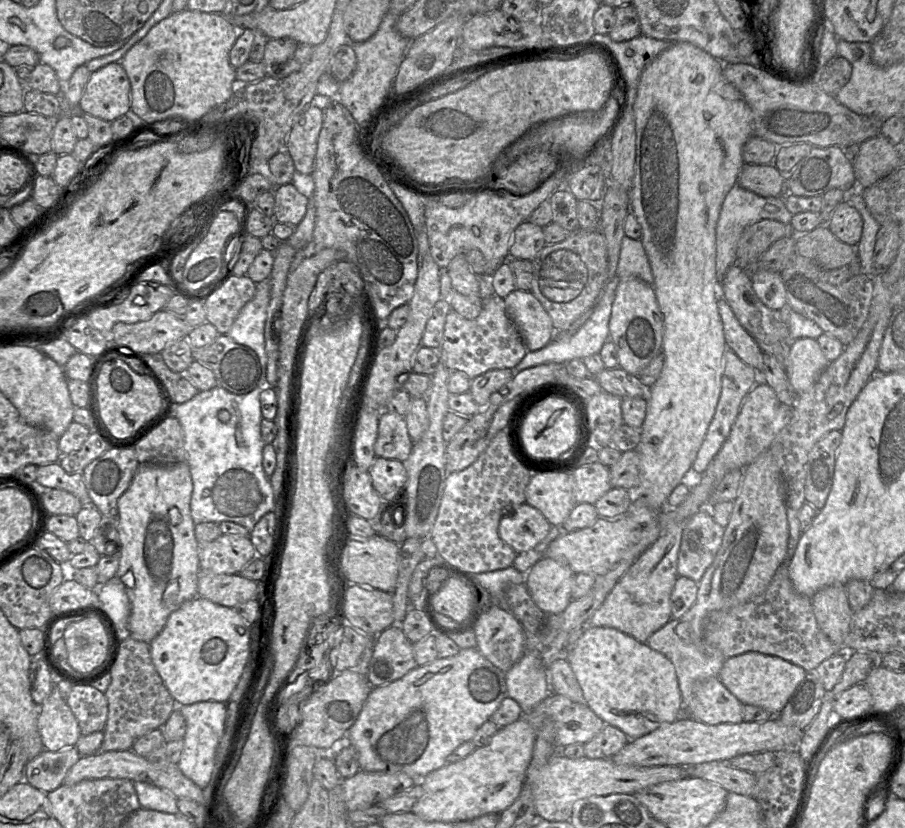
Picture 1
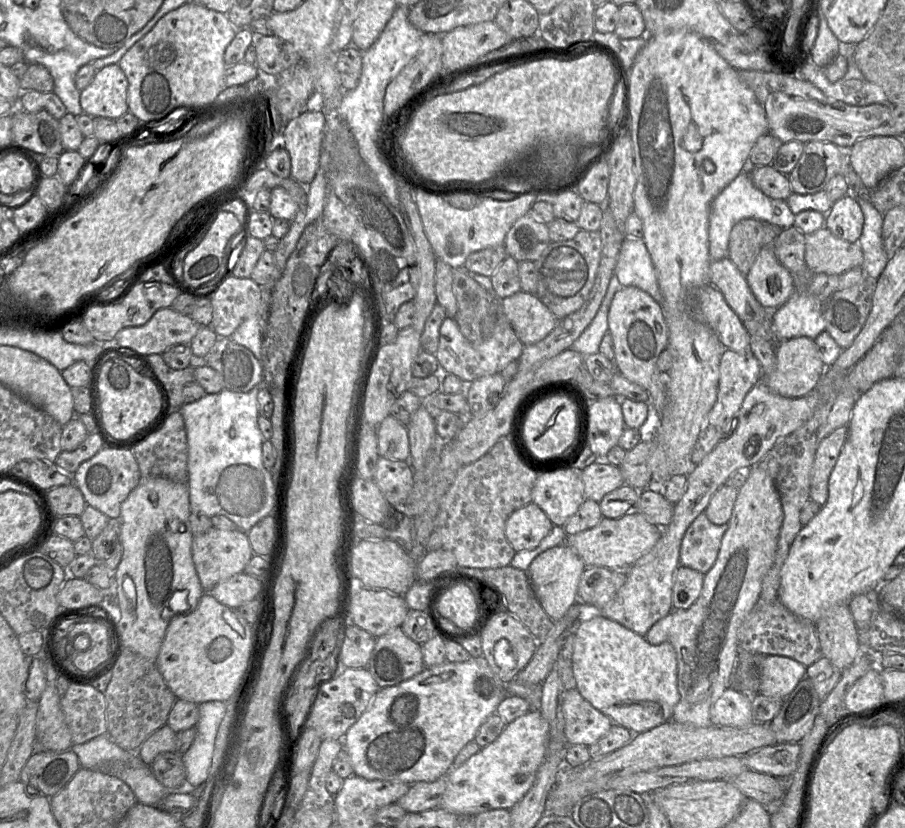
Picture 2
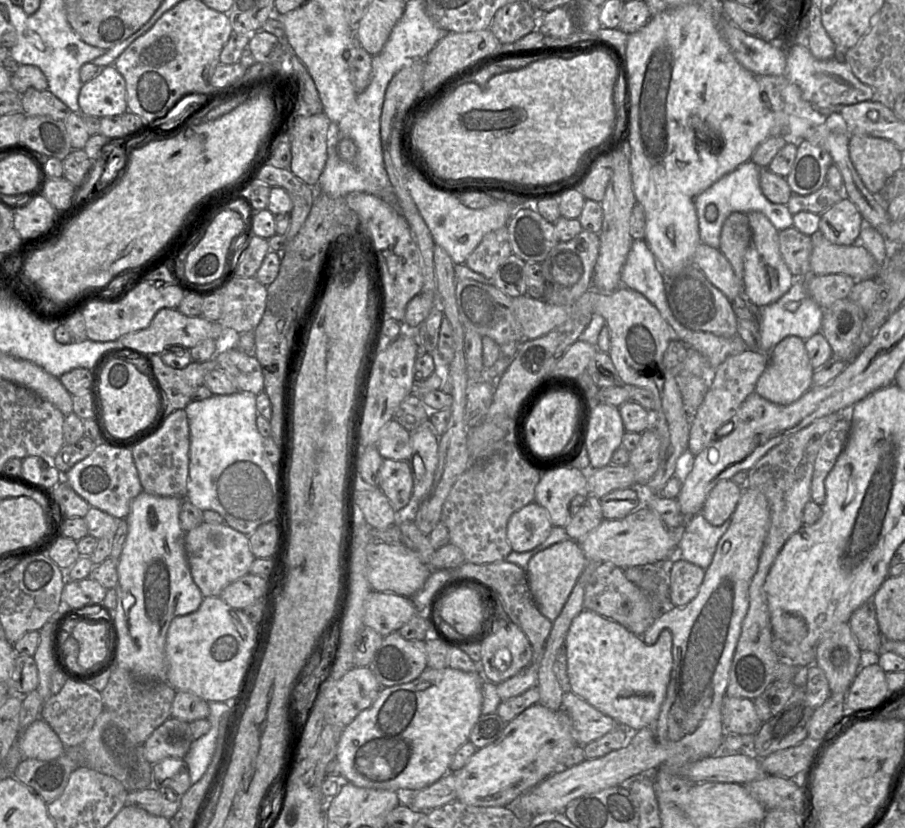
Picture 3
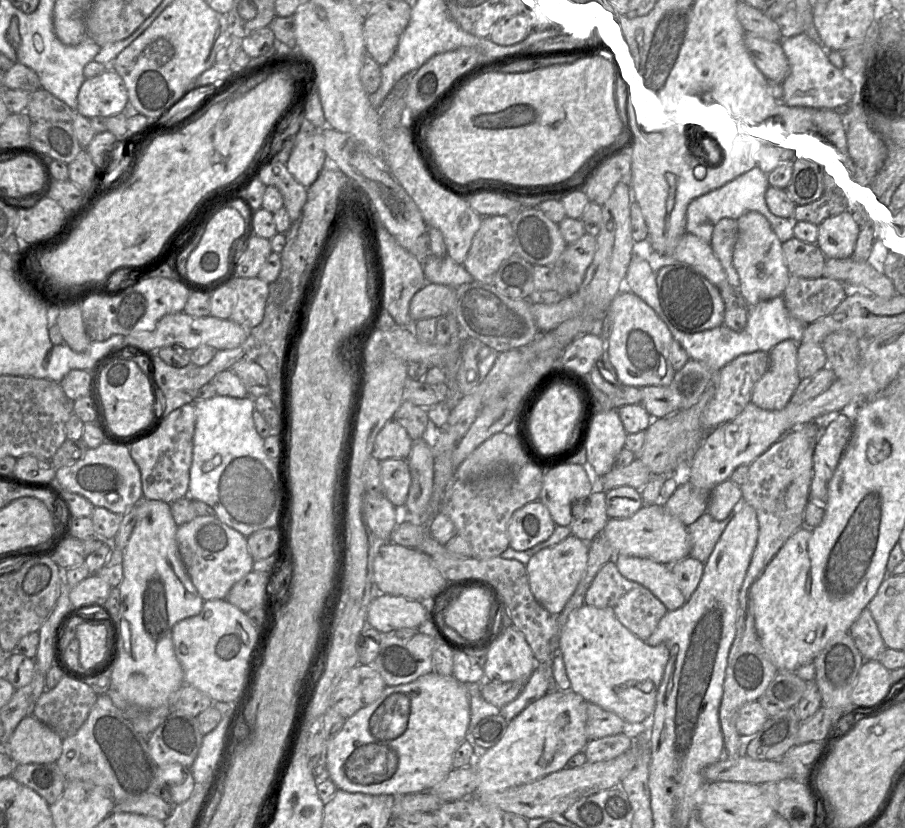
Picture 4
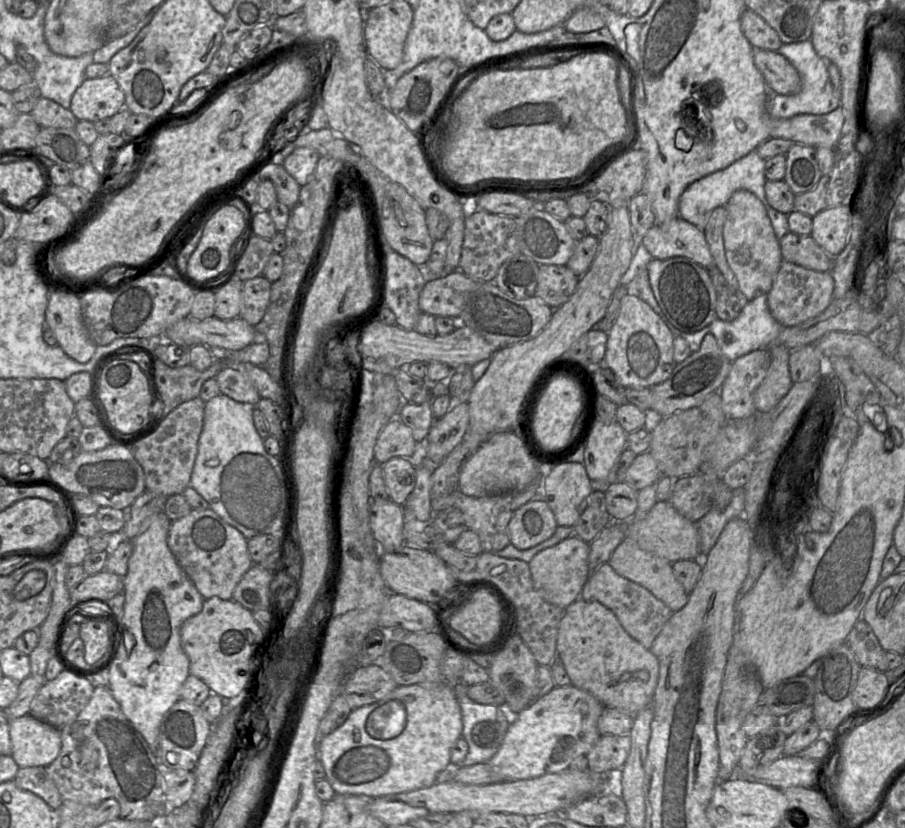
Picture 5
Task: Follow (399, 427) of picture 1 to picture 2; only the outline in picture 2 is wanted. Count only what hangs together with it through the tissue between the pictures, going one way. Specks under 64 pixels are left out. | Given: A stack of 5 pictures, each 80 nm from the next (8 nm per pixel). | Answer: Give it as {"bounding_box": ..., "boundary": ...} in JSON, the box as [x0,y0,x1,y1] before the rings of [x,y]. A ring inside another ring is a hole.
{"bounding_box":[377,415,410,461],"boundary":[[[391,415],[377,427],[380,457],[396,461],[409,461],[410,445],[407,428]]]}

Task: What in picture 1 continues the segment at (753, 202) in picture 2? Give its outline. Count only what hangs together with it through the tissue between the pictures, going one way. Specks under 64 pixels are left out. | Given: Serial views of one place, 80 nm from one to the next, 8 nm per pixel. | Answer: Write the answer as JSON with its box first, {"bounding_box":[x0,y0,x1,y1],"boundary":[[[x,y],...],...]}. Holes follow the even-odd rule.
{"bounding_box":[716,184,792,285],"boundary":[[[735,184],[723,201],[716,225],[716,274],[719,284],[721,285],[727,270],[736,265],[737,244],[747,226],[765,219],[790,224],[792,217],[783,196],[763,197]]]}

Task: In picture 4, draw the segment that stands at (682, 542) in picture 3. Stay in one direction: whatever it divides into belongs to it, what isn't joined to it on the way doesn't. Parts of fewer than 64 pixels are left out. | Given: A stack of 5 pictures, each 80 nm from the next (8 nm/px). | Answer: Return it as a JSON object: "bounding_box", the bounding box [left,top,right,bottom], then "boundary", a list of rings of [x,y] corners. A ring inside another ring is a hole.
{"bounding_box":[687,510,735,563],"boundary":[[[735,510],[726,519],[717,521],[706,512],[693,524],[689,525],[687,527],[689,556],[705,563],[734,515]]]}

